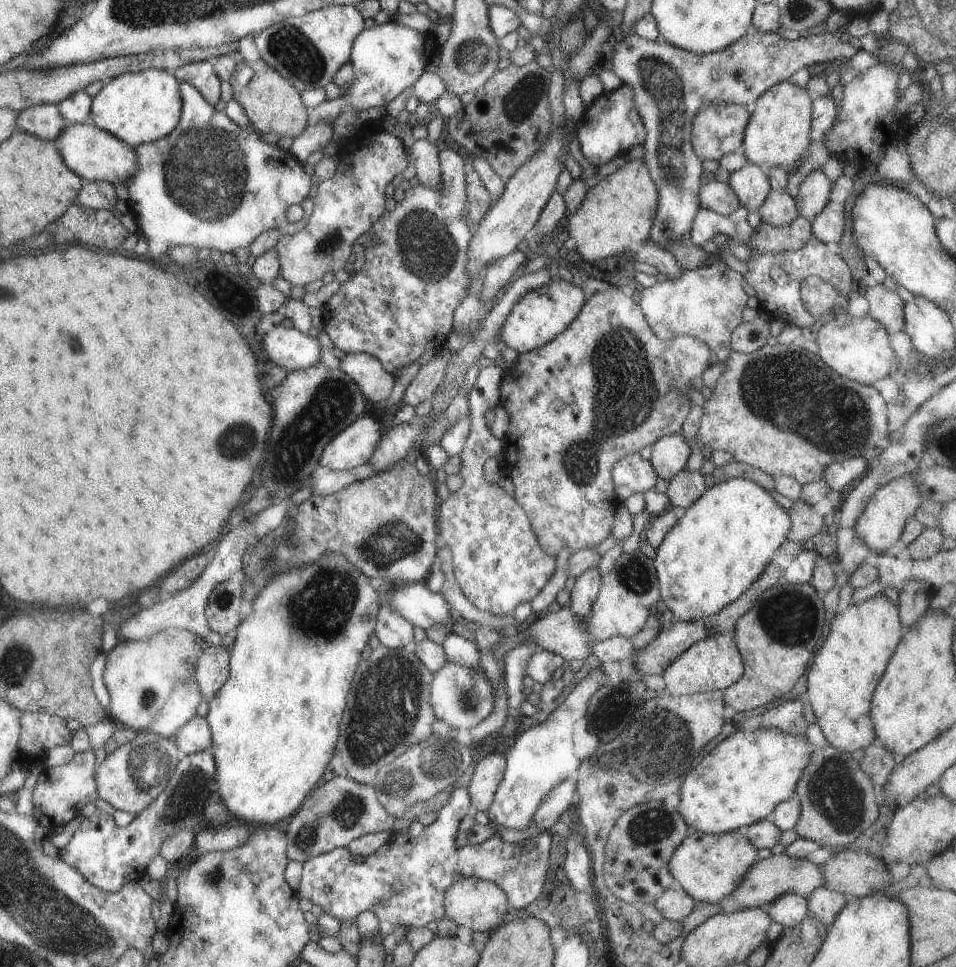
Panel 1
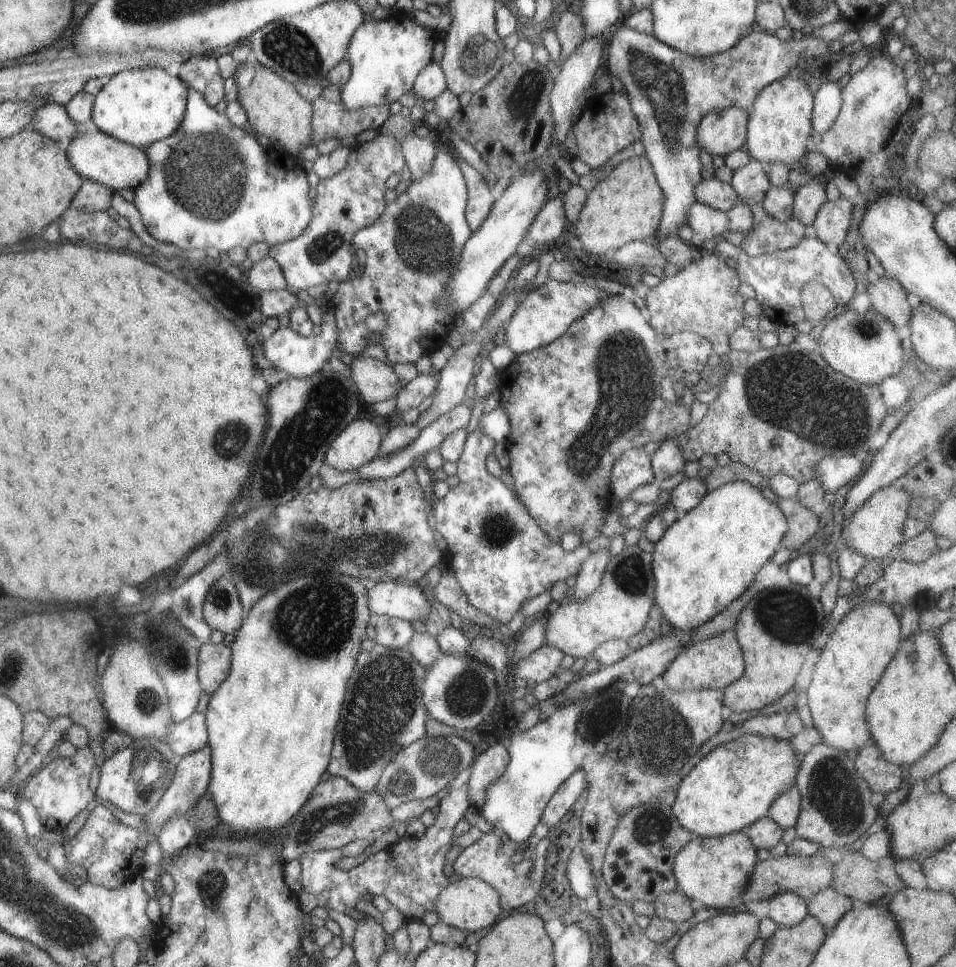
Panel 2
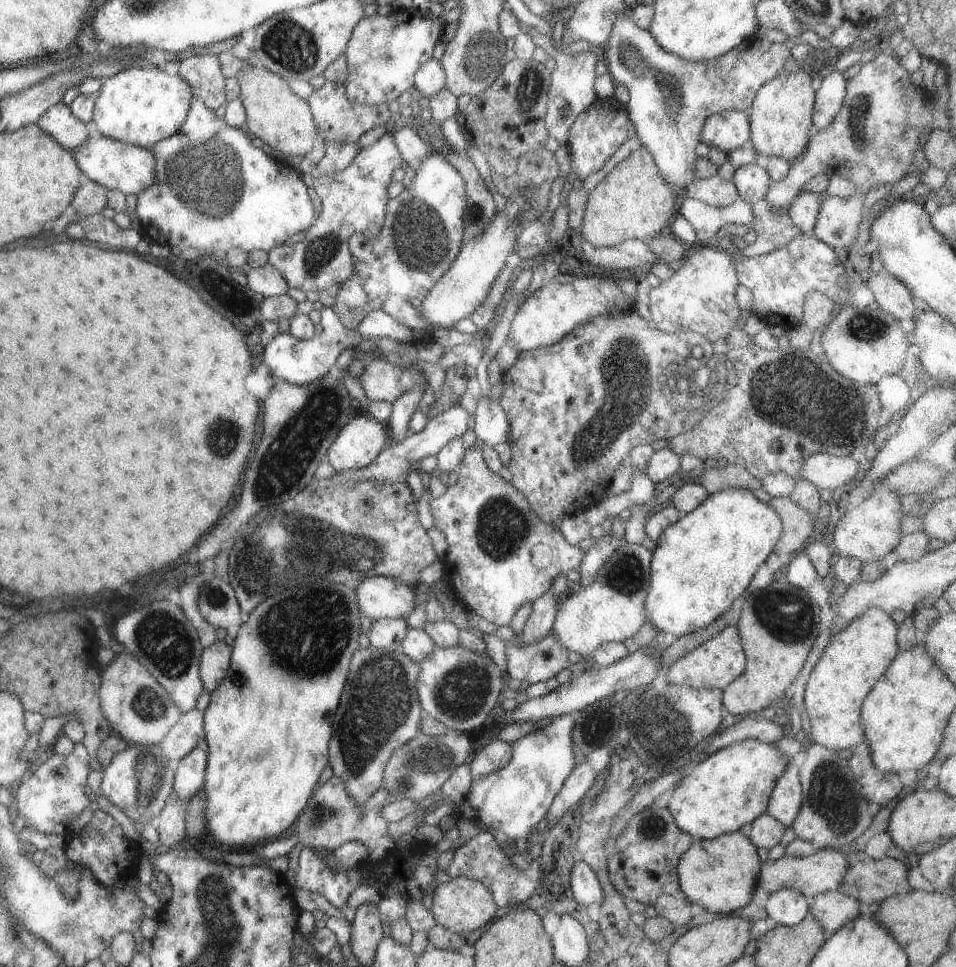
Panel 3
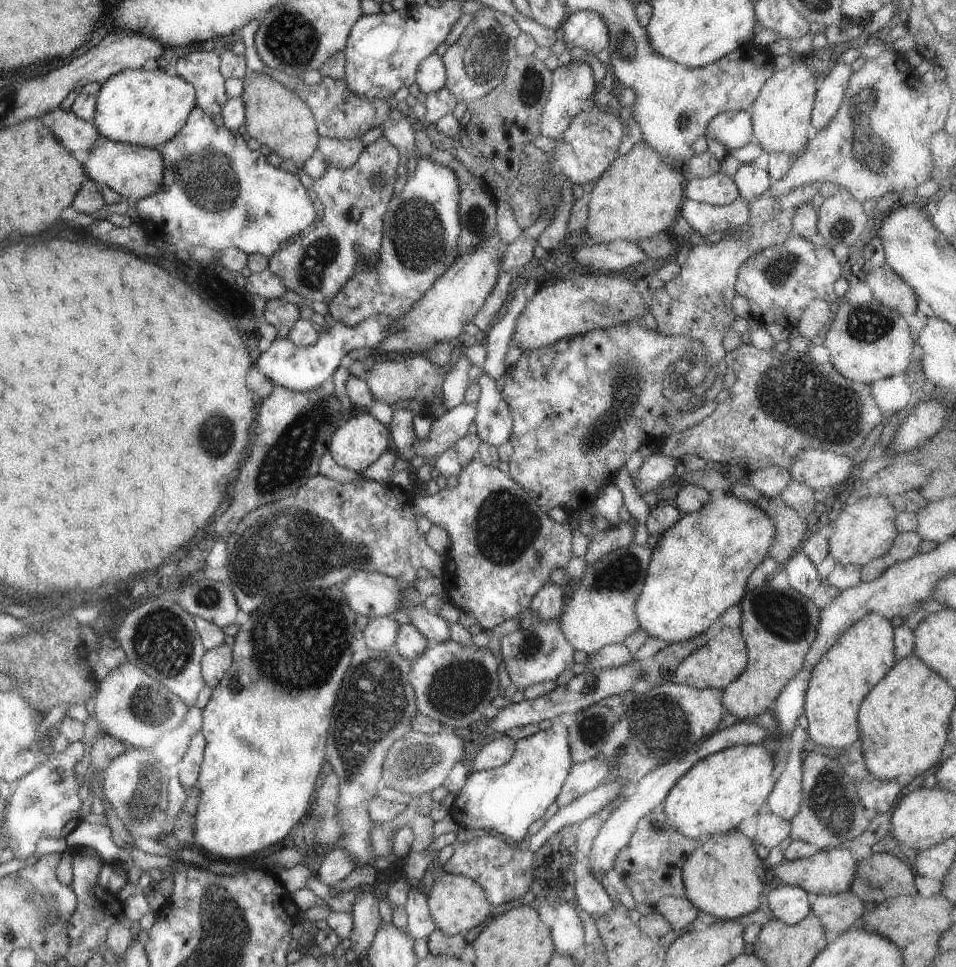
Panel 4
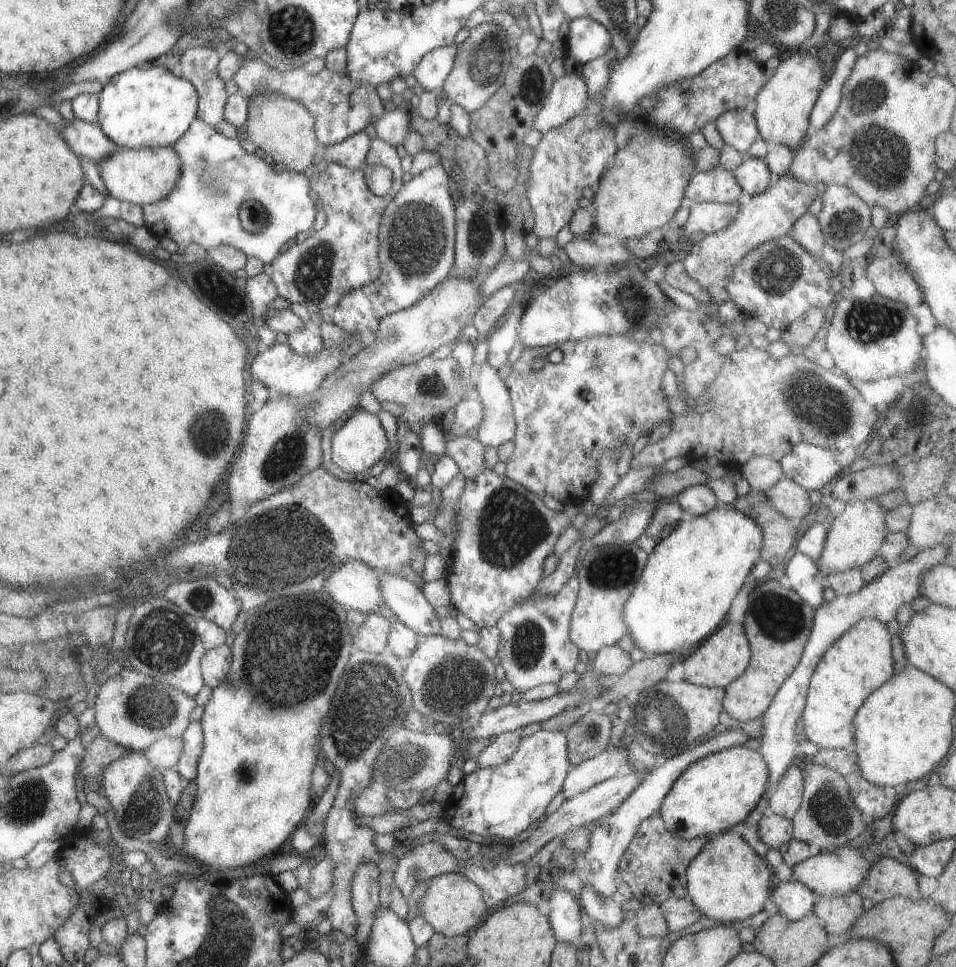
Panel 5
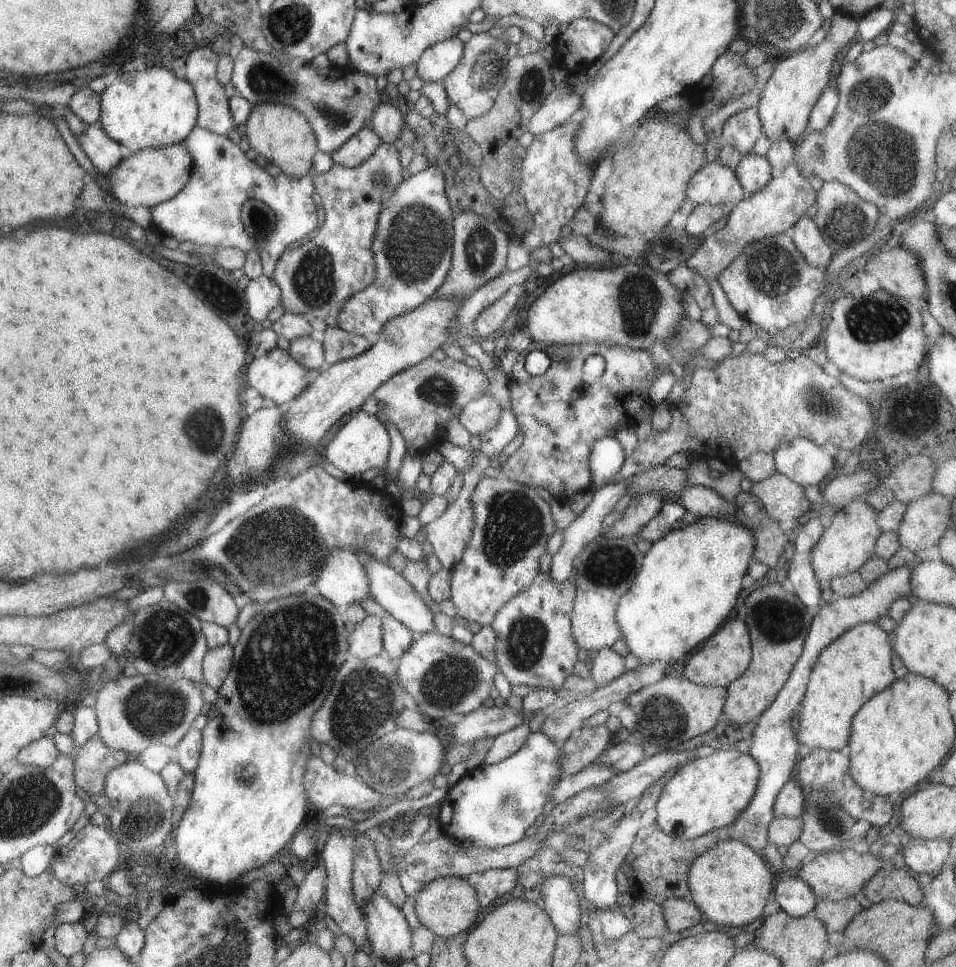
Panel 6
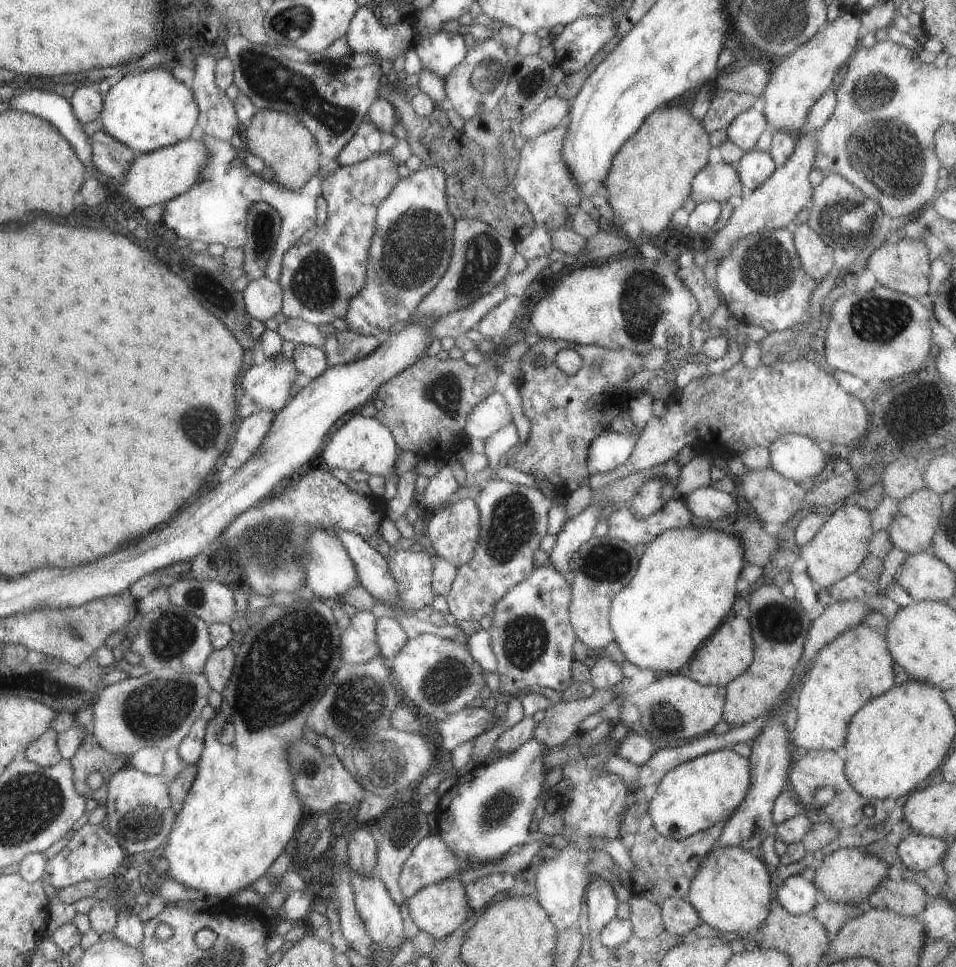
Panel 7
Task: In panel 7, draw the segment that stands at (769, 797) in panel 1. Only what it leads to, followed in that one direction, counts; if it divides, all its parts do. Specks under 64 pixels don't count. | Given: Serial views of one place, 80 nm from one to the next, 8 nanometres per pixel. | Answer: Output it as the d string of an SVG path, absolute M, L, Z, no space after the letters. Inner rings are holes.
M731 748L719 749L681 763L660 778L647 810L652 827L665 838L679 840L702 832L715 823L724 822L741 804L748 791L750 776L748 759Z

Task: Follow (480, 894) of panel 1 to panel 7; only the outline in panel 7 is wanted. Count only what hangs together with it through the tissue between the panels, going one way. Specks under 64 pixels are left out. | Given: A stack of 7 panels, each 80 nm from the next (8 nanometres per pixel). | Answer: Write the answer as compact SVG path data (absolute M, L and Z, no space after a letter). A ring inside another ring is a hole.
M456 878L443 879L421 887L406 901L413 924L419 928L419 931L430 934L434 939L446 937L453 931L459 930L460 926L473 914L466 899L464 886Z

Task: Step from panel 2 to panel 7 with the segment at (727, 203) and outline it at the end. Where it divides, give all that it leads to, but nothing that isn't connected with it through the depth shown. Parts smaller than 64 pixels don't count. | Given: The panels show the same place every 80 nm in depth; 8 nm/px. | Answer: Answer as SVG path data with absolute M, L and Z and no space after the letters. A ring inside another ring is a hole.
M705 163L691 181L689 198L695 203L703 201L725 202L740 194L736 169L726 163Z

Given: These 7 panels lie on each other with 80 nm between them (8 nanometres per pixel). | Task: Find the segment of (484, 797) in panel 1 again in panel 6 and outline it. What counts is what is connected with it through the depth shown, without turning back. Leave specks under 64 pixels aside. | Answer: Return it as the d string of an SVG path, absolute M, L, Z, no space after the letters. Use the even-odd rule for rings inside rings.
M529 720L523 721L520 725L494 737L489 742L488 749L485 752L481 764L492 765L493 763L511 756L527 738L529 734L528 722Z

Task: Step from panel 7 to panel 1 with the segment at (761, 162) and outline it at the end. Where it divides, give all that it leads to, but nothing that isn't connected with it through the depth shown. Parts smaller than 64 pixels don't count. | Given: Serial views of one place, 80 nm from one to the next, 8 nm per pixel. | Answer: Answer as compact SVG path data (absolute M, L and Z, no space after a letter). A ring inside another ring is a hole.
M749 162L730 173L727 184L732 188L739 204L748 212L757 210L770 191L765 174L757 165Z

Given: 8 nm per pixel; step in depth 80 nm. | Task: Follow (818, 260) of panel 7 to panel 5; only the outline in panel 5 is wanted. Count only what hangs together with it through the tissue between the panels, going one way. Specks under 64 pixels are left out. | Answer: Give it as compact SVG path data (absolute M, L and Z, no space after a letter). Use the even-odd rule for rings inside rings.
M805 211L793 223L793 226L786 232L786 235L798 245L801 245L801 248L809 251L811 256L821 259L820 252L825 242L816 216Z

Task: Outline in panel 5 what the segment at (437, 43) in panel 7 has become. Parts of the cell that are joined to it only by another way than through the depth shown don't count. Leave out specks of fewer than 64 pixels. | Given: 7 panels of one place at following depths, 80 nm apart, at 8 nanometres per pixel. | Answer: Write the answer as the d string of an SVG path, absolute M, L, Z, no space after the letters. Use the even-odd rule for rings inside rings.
M451 43L434 48L419 59L412 75L423 91L440 91L440 86L451 70L456 46Z

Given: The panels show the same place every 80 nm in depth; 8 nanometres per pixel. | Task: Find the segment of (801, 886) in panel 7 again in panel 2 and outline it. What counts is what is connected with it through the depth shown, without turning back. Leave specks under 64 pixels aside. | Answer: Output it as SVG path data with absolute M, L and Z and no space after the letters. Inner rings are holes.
M784 892L767 899L767 918L779 927L790 927L807 915L804 899L795 893Z

